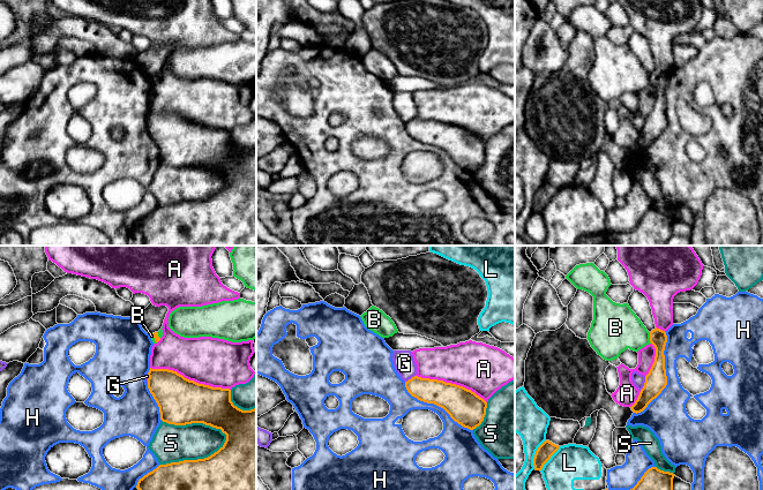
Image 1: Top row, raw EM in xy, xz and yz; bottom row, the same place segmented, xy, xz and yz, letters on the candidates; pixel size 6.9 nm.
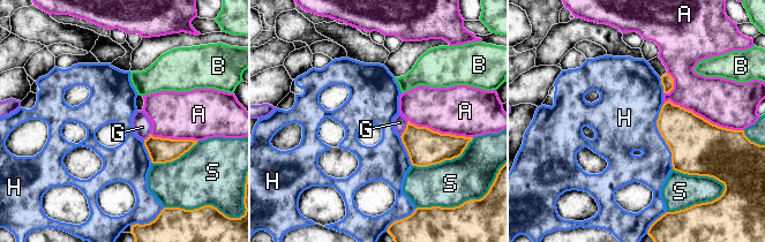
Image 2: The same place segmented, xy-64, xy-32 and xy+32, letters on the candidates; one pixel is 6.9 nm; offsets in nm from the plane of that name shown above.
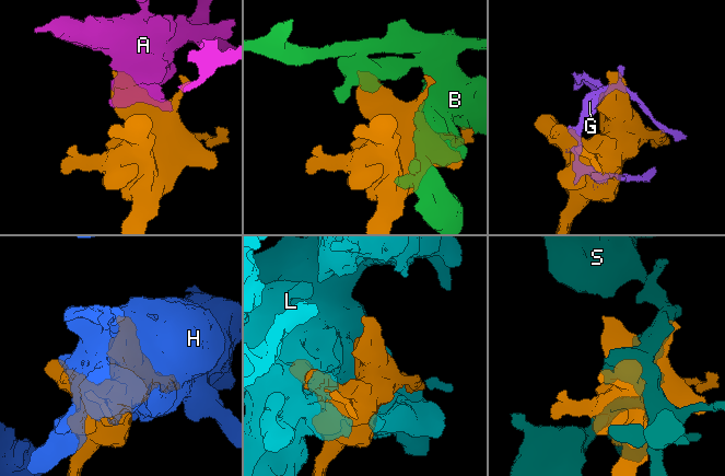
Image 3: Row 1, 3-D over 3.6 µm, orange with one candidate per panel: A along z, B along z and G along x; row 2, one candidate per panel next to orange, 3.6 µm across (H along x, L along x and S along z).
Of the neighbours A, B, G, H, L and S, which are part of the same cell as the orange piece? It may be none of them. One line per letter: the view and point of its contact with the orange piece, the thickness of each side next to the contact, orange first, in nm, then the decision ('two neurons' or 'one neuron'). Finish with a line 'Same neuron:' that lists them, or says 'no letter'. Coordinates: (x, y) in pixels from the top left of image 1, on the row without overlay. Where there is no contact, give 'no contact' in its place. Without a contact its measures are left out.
A: meets orange in xy at (191, 122); 320 nm thick on the orange side, 340 nm on the other; two neurons
B: meets orange in yz at (650, 80); 120 nm thick on the orange side, 320 nm on the other; two neurons
G: meets orange in yz at (644, 125); 160 nm thick on the orange side, 90 nm on the other; two neurons
H: meets orange in yz at (665, 117); 160 nm thick on the orange side, 240 nm on the other; two neurons
L: meets orange in yz at (535, 196); 110 nm thick on the orange side, 240 nm on the other; two neurons
S: meets orange in xy at (195, 202); 500 nm thick on the orange side, 260 nm on the other; two neurons
Same neuron: no letter

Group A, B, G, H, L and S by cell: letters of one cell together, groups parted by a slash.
A / B / G / H / L / S

